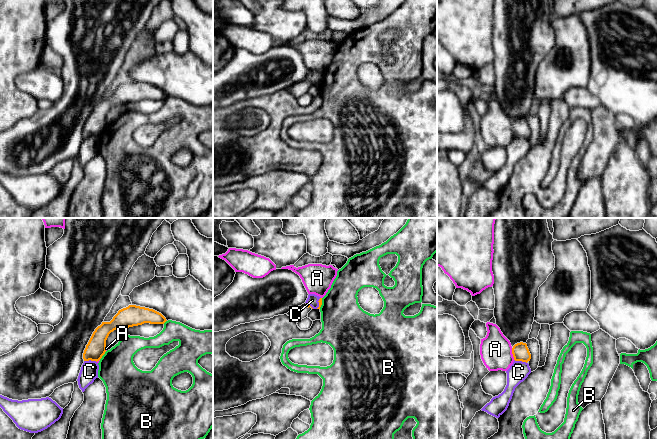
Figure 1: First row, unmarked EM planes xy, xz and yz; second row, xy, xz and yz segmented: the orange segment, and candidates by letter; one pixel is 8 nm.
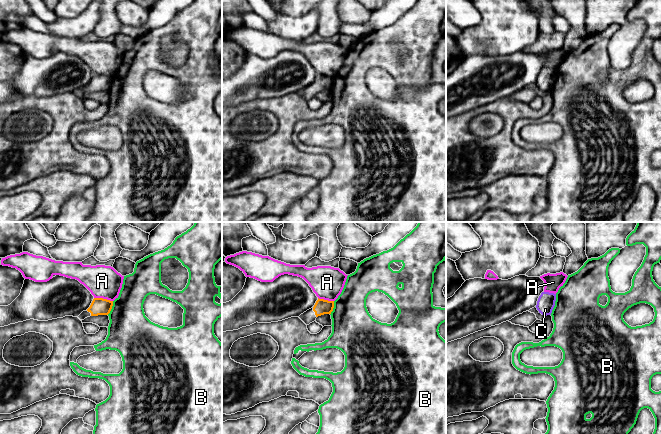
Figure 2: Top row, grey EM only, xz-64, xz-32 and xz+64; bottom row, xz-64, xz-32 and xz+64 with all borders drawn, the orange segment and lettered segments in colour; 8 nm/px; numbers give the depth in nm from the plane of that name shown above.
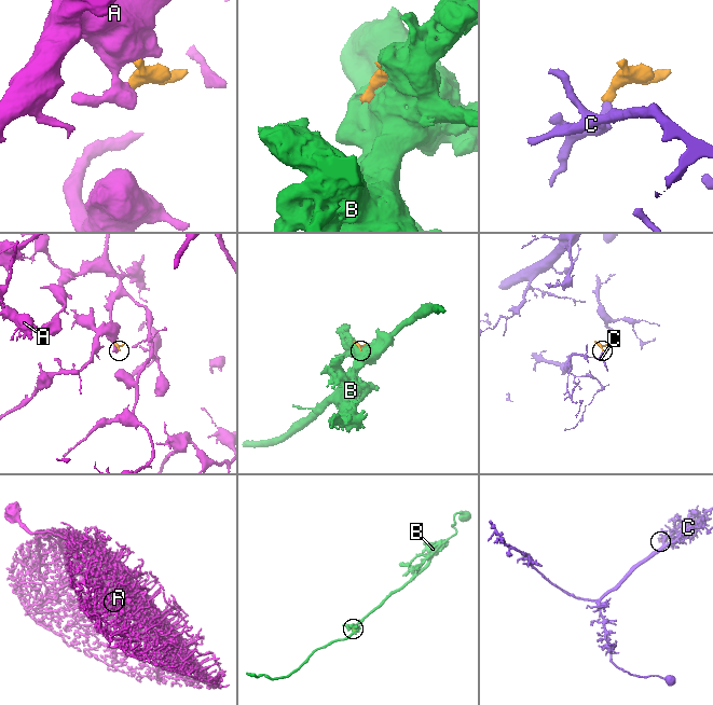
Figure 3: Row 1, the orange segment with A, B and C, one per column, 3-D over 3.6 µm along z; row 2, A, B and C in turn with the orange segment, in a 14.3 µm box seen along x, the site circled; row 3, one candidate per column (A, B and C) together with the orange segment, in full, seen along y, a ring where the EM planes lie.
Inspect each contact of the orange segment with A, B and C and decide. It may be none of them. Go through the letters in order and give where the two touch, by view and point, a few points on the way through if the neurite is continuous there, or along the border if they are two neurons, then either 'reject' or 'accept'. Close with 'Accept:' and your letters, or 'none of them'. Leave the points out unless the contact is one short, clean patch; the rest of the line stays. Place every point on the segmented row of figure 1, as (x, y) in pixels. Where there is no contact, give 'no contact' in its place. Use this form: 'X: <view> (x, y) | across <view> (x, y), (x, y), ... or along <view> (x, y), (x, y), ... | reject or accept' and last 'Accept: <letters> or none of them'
A: yz (512, 353) | reject
B: xy (103, 354) | reject
C: xy (90, 359) | along xy (84, 360), (94, 360), (96, 362) | reject
Accept: none of them

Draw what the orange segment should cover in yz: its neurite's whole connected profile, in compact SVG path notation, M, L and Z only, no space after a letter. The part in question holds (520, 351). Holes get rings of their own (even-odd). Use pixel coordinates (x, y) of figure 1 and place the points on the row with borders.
M520 342L513 346L512 354L515 361L528 362L531 359L531 354L526 343Z

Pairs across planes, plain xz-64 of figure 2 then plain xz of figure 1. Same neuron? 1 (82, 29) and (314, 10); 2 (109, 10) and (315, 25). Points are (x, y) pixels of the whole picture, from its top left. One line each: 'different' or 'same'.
1: different
2: same

